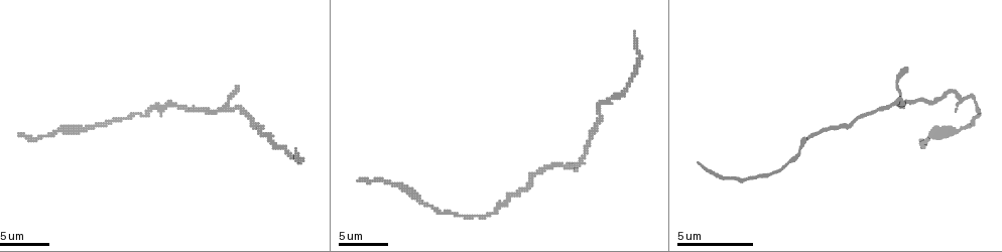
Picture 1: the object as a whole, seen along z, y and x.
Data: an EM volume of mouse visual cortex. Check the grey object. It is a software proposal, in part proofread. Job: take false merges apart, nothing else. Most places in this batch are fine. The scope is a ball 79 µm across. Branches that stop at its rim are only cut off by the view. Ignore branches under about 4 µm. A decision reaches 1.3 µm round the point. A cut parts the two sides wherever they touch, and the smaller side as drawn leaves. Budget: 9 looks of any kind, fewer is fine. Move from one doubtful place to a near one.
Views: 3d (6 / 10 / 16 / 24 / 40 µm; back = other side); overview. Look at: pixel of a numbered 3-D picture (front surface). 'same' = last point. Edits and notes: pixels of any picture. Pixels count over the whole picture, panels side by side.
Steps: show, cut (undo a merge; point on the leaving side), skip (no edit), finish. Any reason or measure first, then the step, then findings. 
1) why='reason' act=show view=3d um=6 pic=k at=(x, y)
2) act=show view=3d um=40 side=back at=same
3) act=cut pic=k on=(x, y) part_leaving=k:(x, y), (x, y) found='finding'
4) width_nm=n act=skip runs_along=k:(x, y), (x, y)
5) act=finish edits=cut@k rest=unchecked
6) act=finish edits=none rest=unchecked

why='calibre changes' act=show view=3d um=10 pic=1 at=(282, 148)

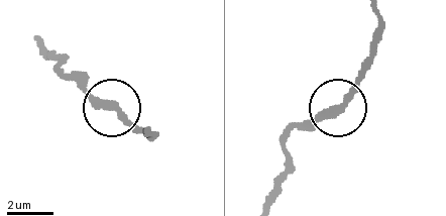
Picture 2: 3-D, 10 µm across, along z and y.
why='zoom in' act=show view=3d um=6 pic=2 at=(107, 107)

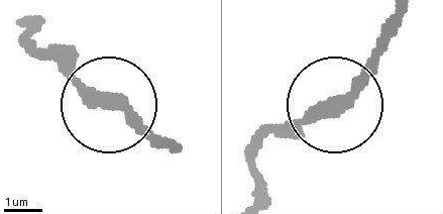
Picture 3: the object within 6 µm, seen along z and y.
width_nm=280 act=skip runs_along=3:(252, 196), (261, 147), (326, 116), (380, 45) found='continuous, no second neuron'

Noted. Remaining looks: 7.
why='a narrow waist' act=show view=3d um=6 pic=1 at=(587, 146)

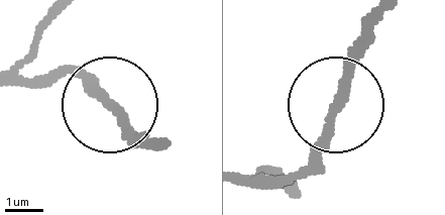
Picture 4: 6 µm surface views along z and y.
act=show view=3d um=6 side=back pic=4 at=(334, 104)

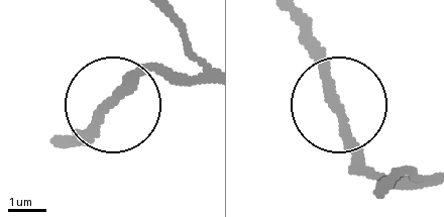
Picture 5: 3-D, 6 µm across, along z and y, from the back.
width_nm=220 act=skip runs_along=5:(207, 81), (149, 74), (82, 138) found='one neuron here'

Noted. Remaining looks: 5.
act=show view=3d um=10 pic=1 at=(535, 175)

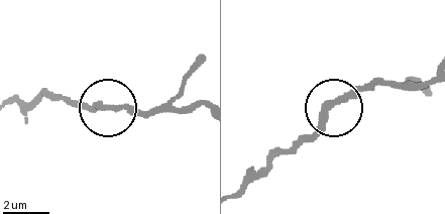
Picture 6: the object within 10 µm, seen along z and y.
act=skip runs_along=6:(335, 104), (383, 85), (405, 85) found='continuous, no second neuron'

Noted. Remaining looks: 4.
why='sudden change in width' act=show view=3d um=10 pic=1 at=(492, 213)

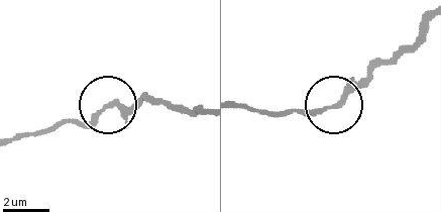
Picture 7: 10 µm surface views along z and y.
act=skip runs_along=7:(428, 24), (334, 104), (271, 111) found='one neuron here'

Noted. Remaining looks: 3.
act=finish edits=none rest=unchecked

